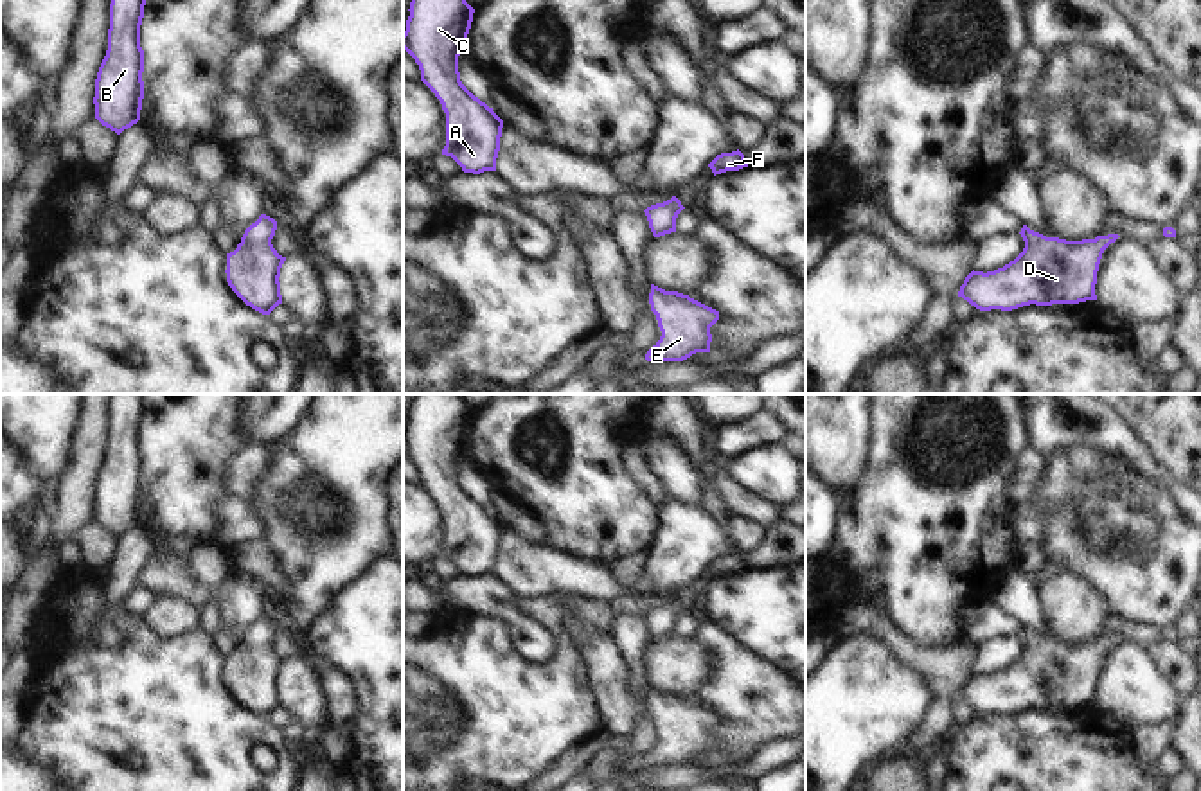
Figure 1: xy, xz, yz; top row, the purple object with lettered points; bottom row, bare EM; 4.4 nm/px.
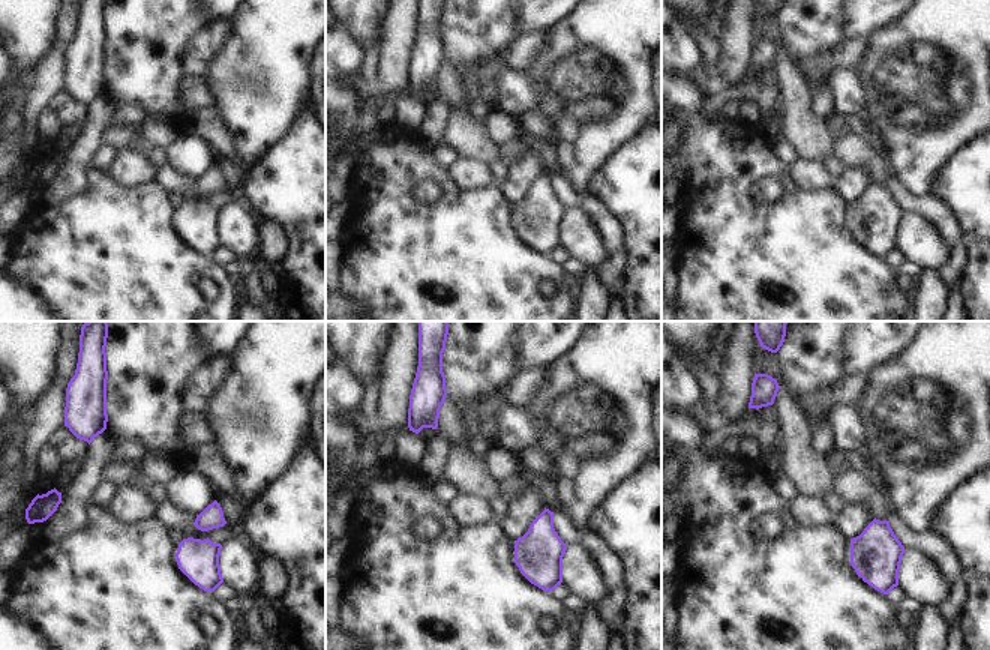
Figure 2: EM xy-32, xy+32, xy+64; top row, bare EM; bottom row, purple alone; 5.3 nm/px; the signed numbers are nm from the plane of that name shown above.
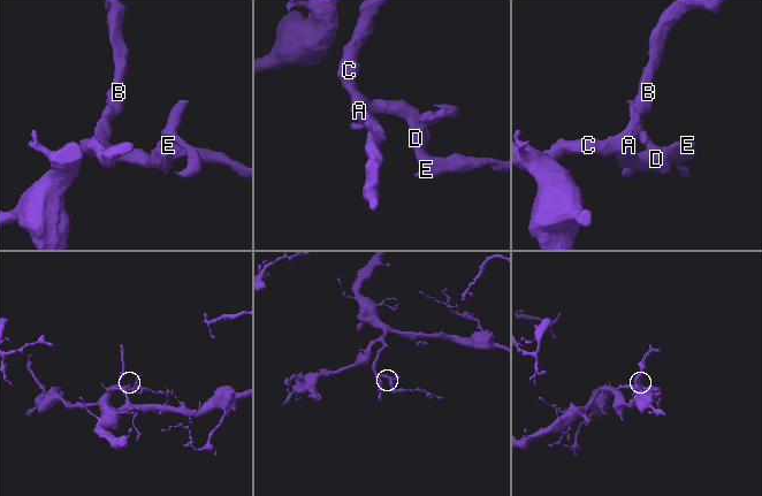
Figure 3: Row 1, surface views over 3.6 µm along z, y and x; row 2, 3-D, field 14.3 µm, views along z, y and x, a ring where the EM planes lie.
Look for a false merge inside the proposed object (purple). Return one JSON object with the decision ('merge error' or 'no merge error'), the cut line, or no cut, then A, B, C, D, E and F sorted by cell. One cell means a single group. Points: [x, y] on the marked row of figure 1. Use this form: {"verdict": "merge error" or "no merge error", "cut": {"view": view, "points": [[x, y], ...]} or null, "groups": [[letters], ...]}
{"verdict": "no merge error", "cut": null, "groups": [["A", "B", "C", "D", "E", "F"]]}

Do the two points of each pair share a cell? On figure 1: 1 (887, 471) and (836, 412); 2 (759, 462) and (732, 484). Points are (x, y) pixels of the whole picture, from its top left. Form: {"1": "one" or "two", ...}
{"1": "two", "2": "two"}

